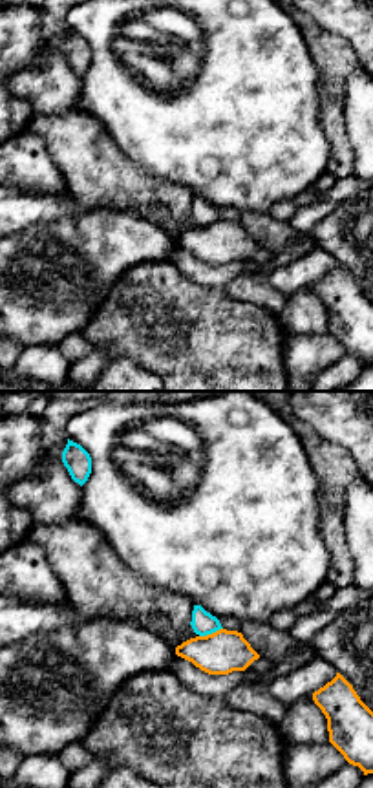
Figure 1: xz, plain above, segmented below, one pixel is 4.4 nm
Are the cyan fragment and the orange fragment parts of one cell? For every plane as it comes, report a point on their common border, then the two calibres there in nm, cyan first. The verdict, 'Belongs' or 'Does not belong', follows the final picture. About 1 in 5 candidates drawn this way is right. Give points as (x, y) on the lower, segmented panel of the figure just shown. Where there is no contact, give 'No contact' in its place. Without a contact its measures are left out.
Touches cyan at (211, 633). Thickness 100 nm (cyan) against 190 nm

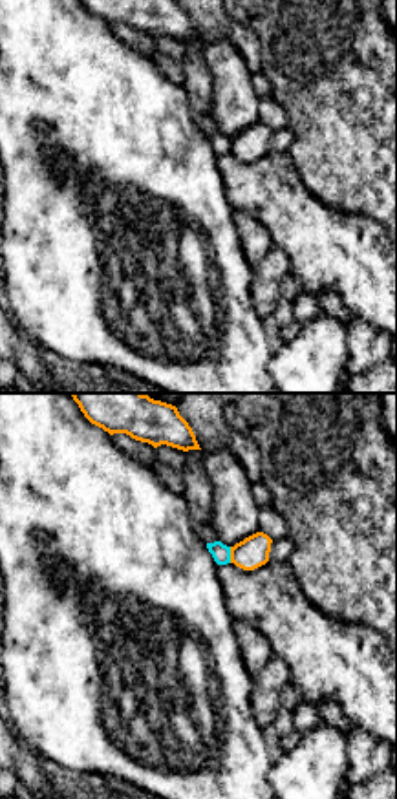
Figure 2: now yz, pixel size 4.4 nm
Touches cyan at (229, 554). Thickness 80 nm (cyan) against 140 nm

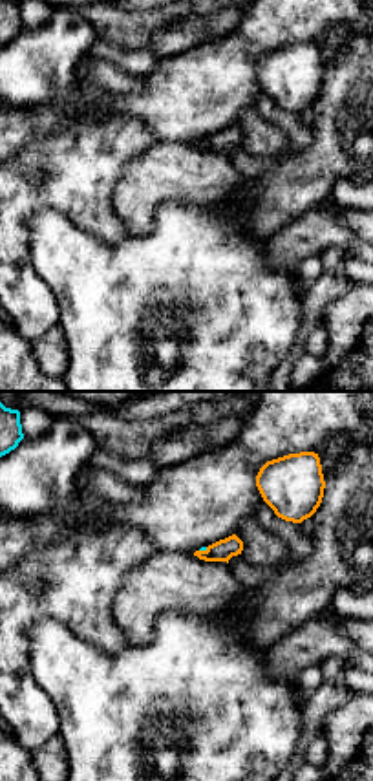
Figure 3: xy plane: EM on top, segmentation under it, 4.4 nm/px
Touches cyan at (203, 549). Thickness 20 nm (cyan) against 100 nm

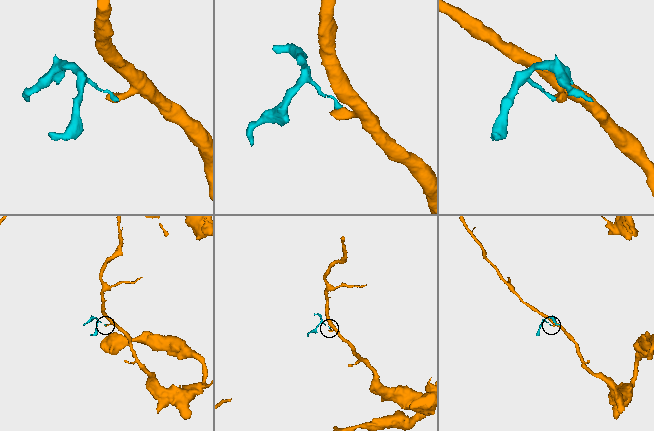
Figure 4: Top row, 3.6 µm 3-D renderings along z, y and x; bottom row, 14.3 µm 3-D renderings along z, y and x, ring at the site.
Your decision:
Does not belong

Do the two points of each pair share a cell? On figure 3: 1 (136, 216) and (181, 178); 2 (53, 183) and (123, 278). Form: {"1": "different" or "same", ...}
{"1": "same", "2": "different"}

